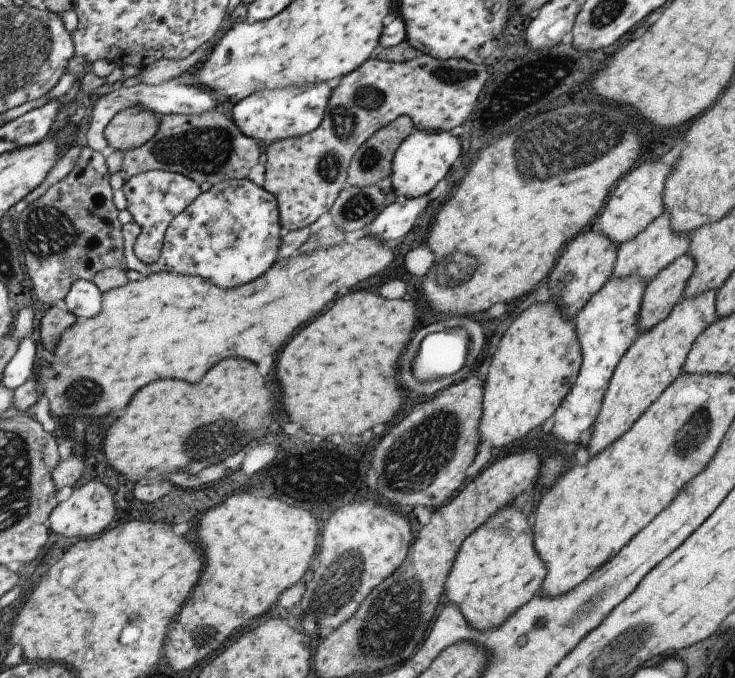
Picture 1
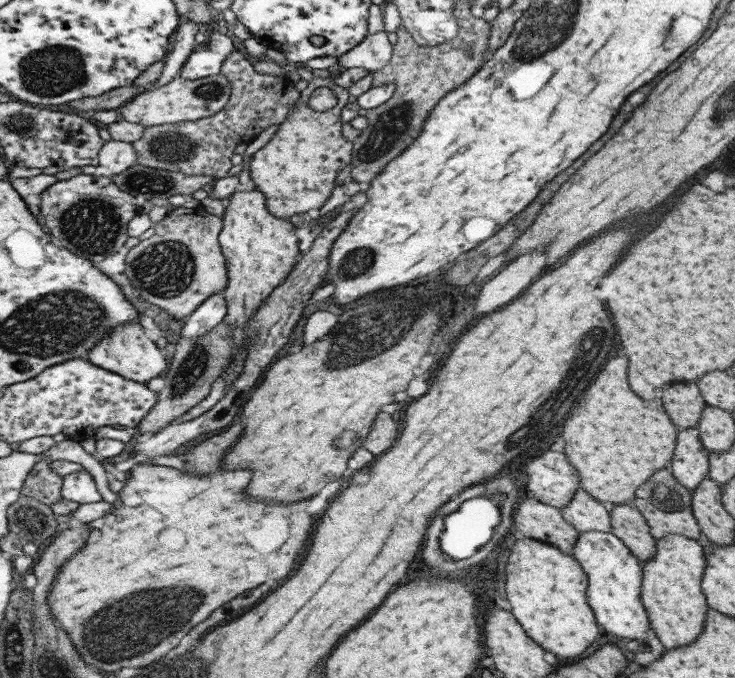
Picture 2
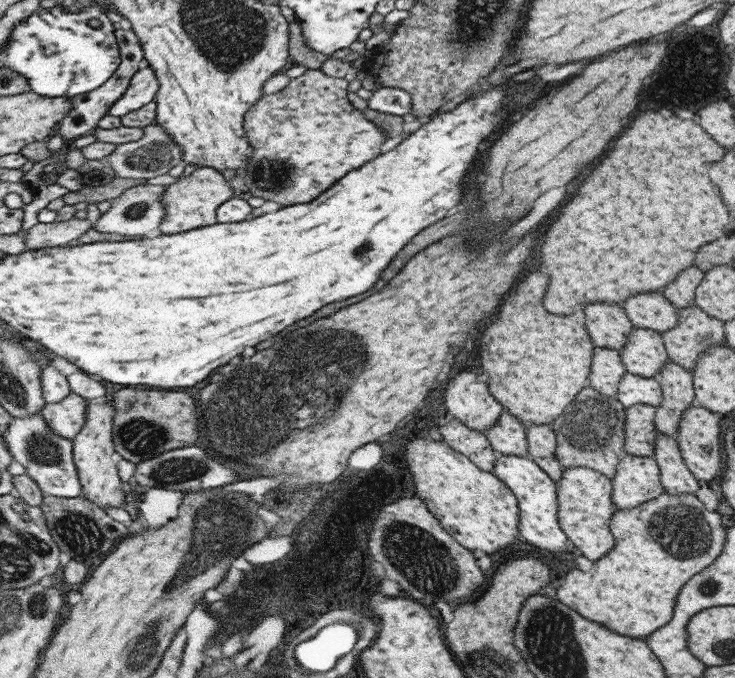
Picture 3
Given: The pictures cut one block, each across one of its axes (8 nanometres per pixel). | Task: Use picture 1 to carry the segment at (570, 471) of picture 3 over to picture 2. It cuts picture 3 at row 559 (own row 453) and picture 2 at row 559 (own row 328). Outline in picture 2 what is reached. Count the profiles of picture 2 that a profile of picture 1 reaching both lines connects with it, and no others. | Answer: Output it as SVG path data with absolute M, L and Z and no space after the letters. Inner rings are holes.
M680 534L665 535L654 541L654 555L648 561L641 562L639 600L645 609L650 629L663 648L685 647L702 633L702 624L706 618L707 604L700 587L705 566L703 549L699 541Z

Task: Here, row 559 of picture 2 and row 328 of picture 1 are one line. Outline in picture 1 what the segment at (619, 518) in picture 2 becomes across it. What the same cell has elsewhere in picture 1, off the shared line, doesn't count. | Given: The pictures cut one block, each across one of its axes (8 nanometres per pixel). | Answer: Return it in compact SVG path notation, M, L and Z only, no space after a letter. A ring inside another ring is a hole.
M681 254L679 258L667 264L649 279L643 290L641 310L637 319L639 332L653 328L657 322L661 322L669 314L675 303L683 297L683 291L693 268L695 268L693 256Z

